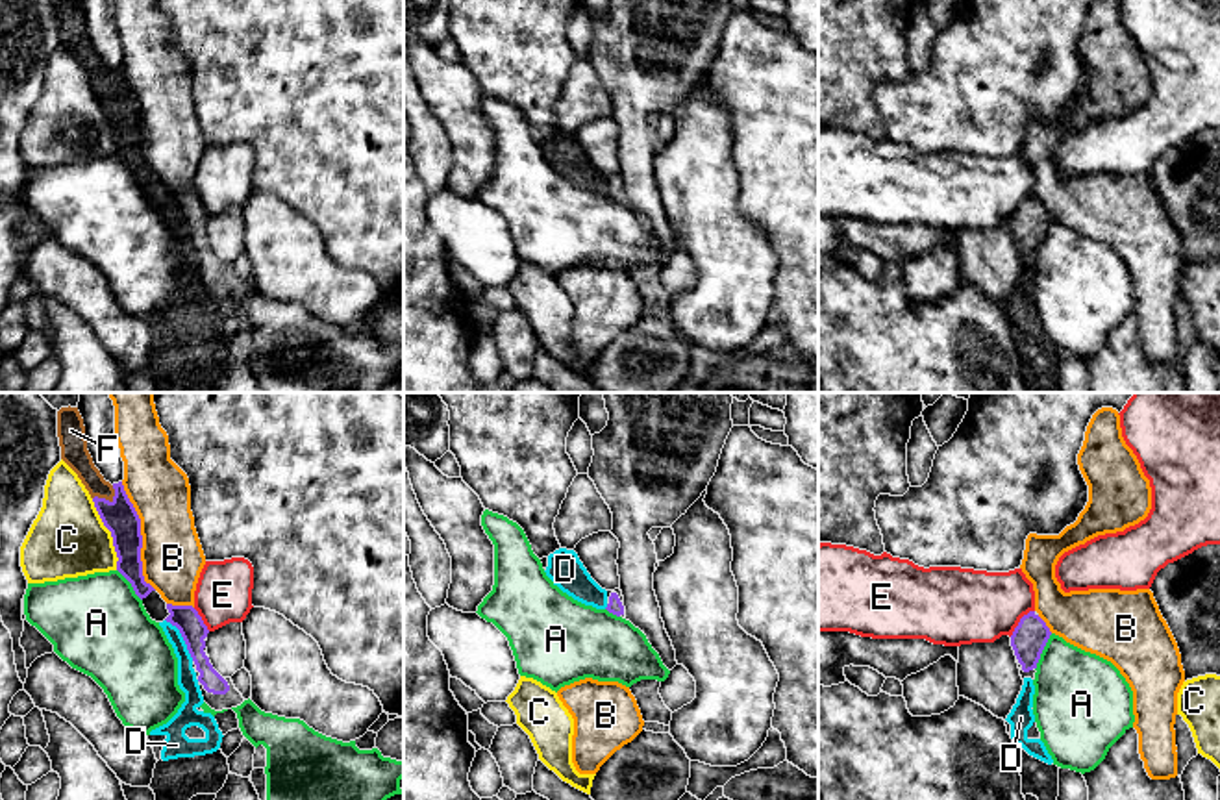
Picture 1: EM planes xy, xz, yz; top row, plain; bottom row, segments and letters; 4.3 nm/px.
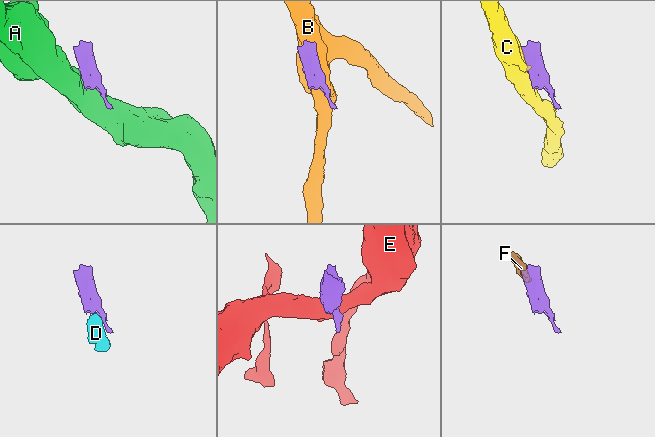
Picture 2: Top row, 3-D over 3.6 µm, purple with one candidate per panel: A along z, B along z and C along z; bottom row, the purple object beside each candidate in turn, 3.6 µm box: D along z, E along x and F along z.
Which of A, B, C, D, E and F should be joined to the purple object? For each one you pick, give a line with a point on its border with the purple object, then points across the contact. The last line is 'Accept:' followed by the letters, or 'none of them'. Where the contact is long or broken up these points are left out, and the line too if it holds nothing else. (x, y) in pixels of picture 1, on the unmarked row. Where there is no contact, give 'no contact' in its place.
D: meets purple in xy at (184, 224)
F: meets purple in xy at (108, 86); runs through xy (119, 102), (108, 86), (74, 39)
Accept: D, F

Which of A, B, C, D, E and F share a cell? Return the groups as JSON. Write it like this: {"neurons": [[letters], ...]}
{"neurons": [["A"], ["B"], ["C"], ["D", "F"], ["E"]]}

